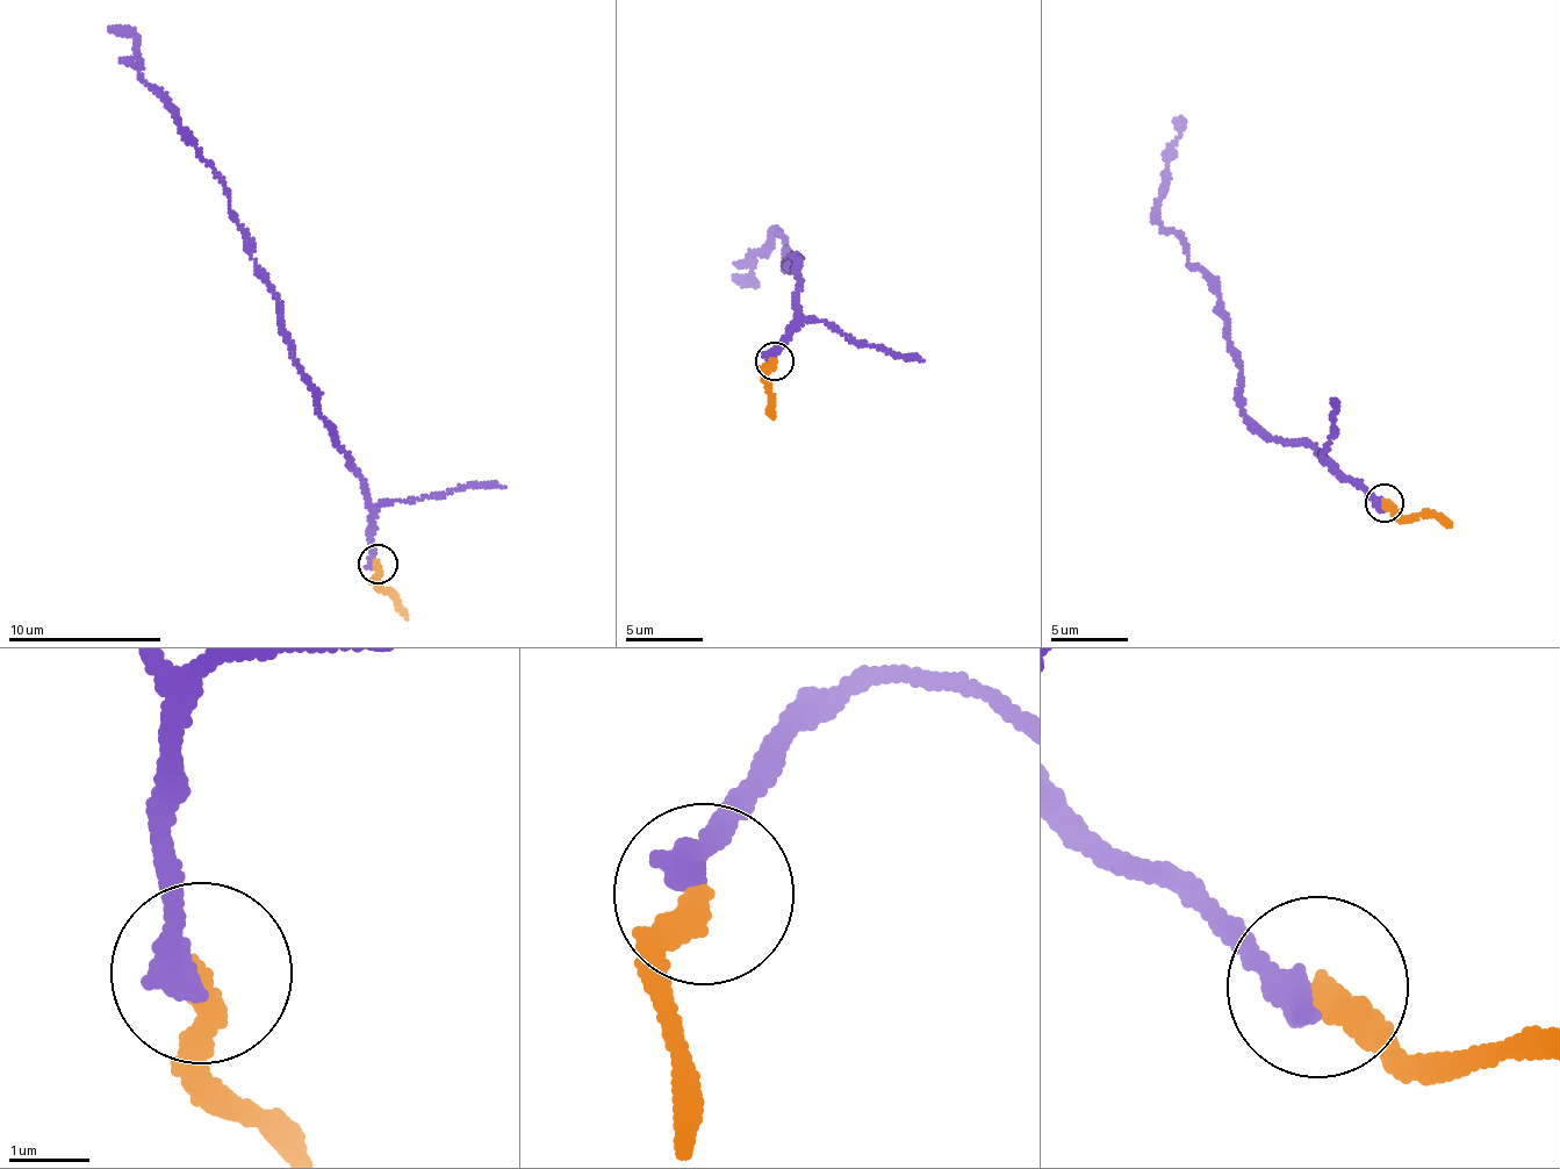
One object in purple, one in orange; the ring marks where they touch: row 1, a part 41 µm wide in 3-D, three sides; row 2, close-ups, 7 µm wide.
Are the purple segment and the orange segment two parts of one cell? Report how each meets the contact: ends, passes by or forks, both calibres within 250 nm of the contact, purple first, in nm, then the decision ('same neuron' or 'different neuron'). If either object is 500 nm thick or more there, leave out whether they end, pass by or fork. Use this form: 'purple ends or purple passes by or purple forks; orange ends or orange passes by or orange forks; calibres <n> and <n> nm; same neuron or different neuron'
purple ends; orange ends; calibres 400 and 360 nm; same neuron

